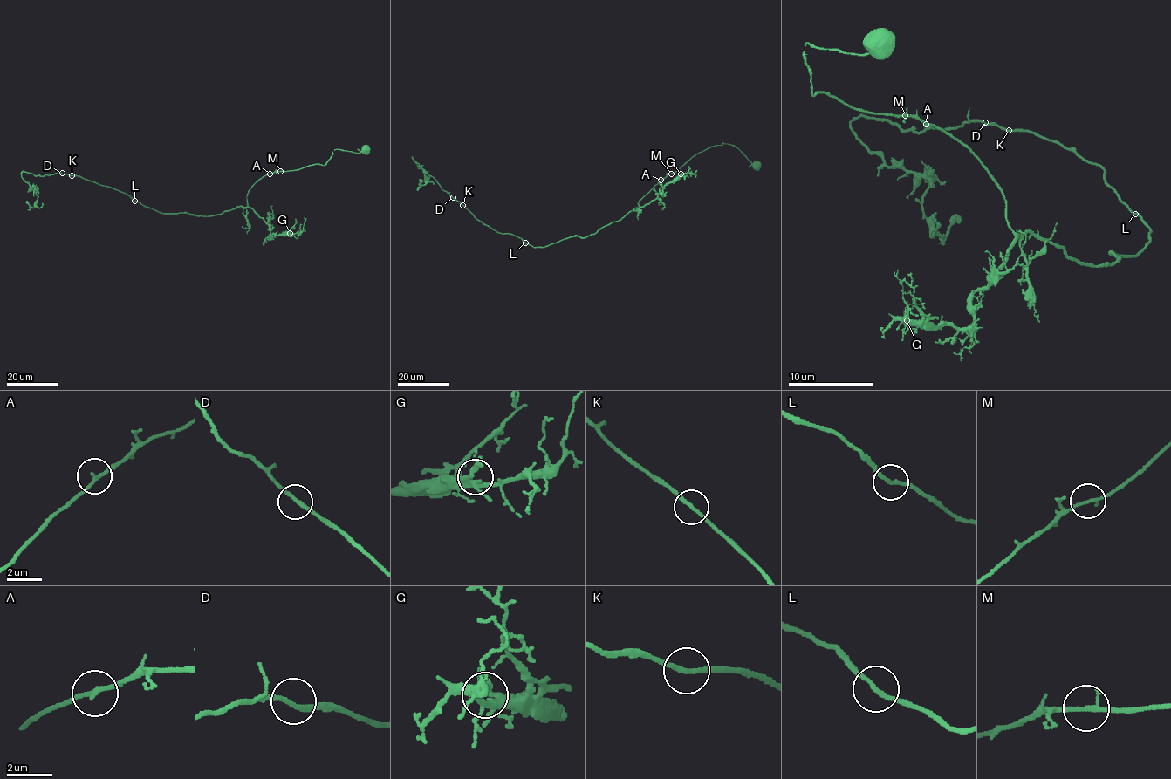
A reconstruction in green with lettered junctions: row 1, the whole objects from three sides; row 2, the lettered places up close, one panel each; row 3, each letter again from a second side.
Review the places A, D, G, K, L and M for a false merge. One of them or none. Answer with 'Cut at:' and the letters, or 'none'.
Cut at: none

